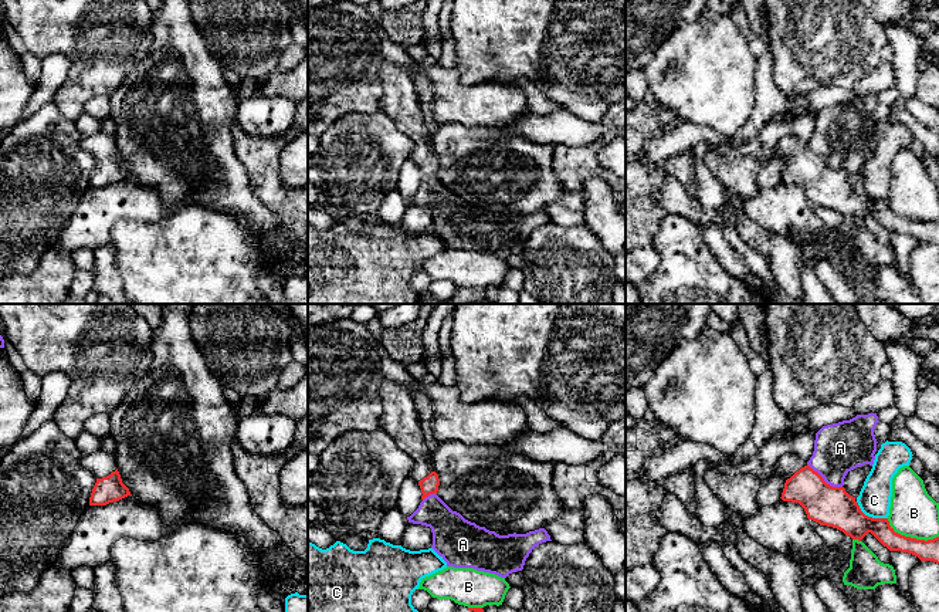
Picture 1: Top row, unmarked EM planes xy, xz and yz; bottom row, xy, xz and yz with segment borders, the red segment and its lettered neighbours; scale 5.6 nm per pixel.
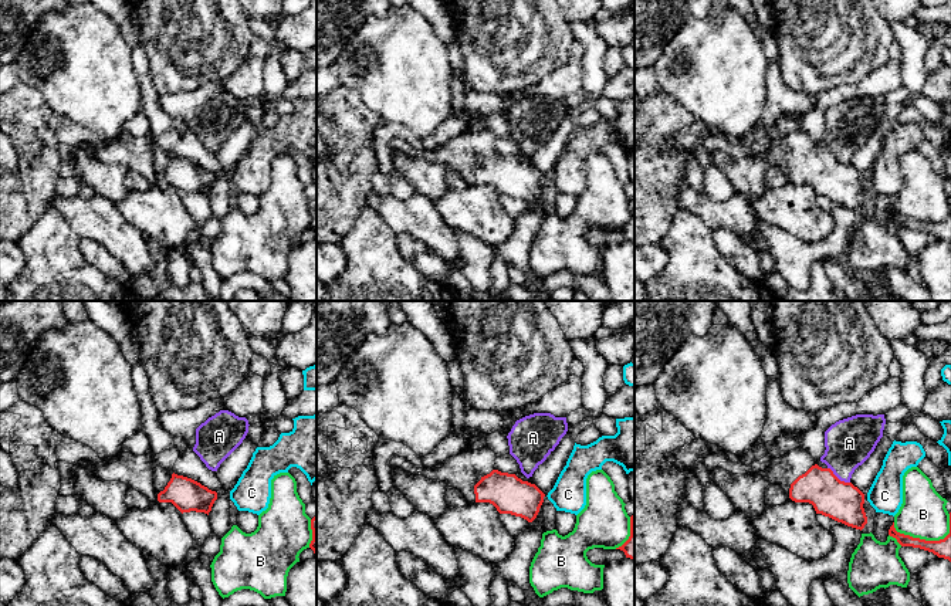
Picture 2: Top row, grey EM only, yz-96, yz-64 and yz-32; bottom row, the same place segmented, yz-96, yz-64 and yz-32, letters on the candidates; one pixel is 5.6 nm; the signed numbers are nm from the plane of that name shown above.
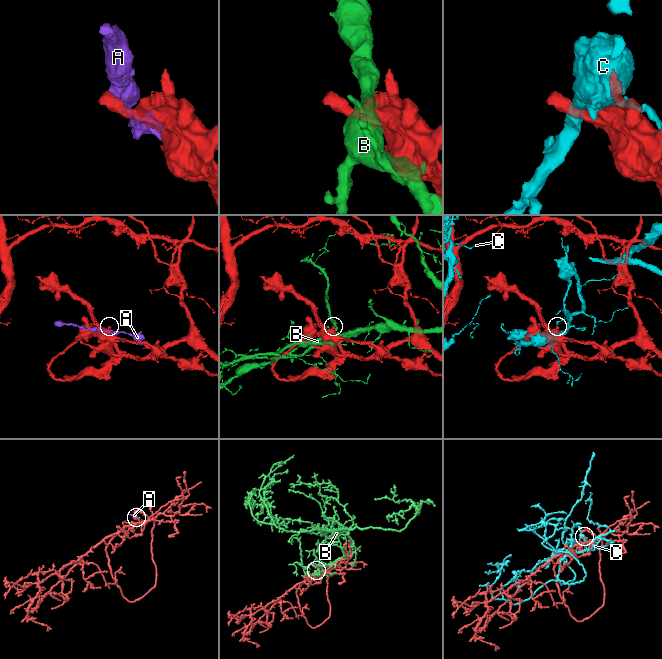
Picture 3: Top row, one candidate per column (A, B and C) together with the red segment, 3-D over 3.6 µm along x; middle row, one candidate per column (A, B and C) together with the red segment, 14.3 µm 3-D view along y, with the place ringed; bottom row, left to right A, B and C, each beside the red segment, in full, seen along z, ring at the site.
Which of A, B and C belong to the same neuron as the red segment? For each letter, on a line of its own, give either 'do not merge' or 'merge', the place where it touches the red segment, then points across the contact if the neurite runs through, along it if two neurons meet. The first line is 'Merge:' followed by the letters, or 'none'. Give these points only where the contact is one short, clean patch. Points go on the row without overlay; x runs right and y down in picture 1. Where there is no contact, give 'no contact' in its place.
Merge: none
A: do not merge | yz (823, 162) | along yz (807, 145), (827, 165), (841, 169)
B: do not merge | yz (909, 219)
C: do not merge | yz (871, 199)

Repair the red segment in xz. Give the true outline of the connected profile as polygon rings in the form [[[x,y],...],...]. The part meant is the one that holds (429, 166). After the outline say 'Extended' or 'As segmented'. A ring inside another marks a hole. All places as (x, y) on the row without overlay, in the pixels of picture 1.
[[[386,62],[380,70],[383,95],[380,109],[393,119],[399,129],[414,143],[409,159],[421,170],[421,182],[437,176],[440,160],[431,146],[431,133],[421,112],[418,97],[411,74],[397,64]]]. Extended

